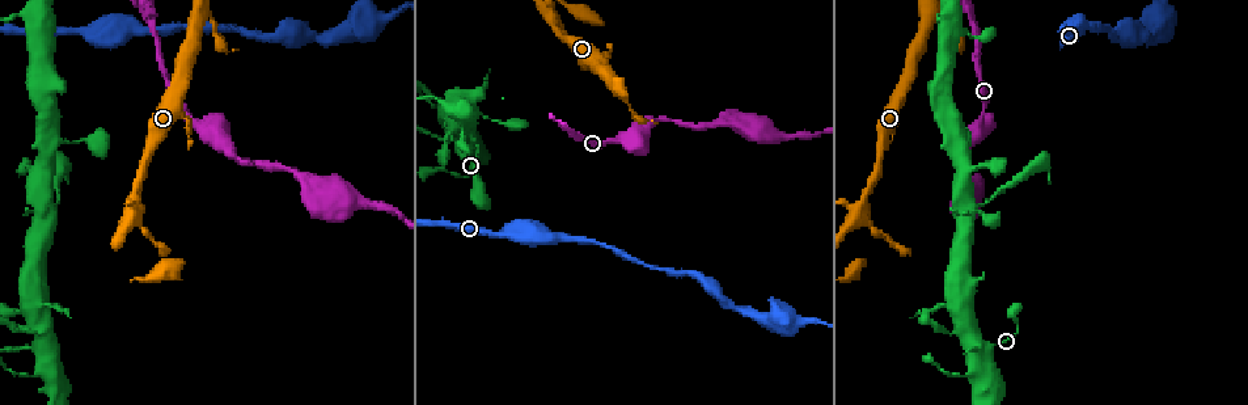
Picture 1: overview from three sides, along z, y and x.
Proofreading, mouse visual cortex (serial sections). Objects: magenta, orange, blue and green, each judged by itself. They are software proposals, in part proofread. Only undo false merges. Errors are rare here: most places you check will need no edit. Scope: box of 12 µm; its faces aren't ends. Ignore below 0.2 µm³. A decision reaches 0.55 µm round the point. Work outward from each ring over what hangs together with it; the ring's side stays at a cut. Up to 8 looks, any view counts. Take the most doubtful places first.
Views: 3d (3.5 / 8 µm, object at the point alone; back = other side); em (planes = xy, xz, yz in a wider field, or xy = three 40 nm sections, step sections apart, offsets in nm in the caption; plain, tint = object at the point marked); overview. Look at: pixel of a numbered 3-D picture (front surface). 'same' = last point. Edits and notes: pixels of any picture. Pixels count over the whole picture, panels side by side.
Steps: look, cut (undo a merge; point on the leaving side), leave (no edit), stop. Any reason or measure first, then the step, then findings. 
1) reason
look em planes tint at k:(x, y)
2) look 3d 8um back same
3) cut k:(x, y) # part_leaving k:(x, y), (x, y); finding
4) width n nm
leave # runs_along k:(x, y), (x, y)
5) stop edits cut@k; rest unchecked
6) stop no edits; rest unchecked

look 3d 8um at 1:(972, 14)

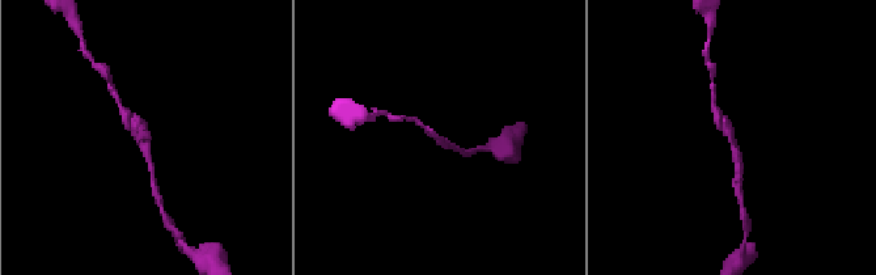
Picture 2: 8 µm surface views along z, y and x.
look em planes tint at 2:(436, 138)

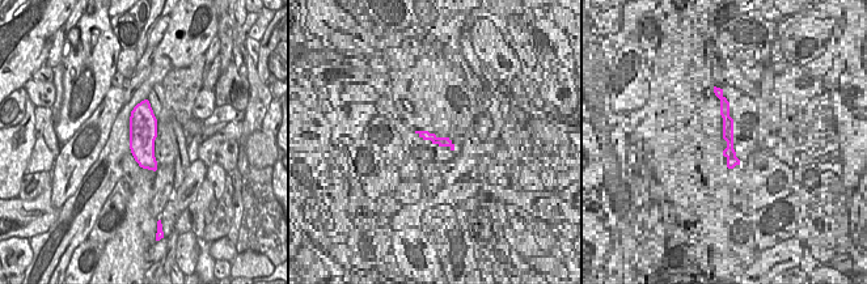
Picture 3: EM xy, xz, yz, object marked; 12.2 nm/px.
leave # runs_along 2:(153, 173), (146, 139), (123, 117); one cell here

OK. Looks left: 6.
sharp bend
look 3d 8um at 1:(859, 205)

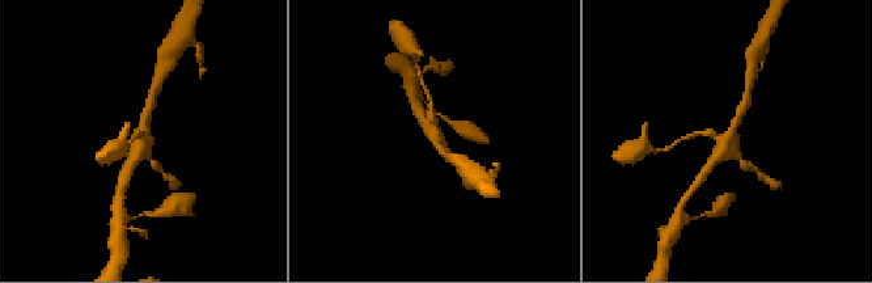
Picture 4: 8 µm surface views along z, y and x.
need the tissue
look em xy step 3 tint at 4:(139, 139)

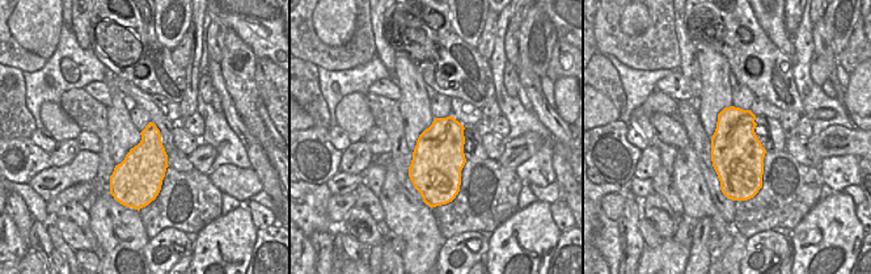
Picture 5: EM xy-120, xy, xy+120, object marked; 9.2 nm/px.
leave # runs_along 4:(744, 105), (727, 146), (708, 168); all the same cell

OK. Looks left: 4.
sudden change in width
look 3d 3.5um at 1:(104, 27)

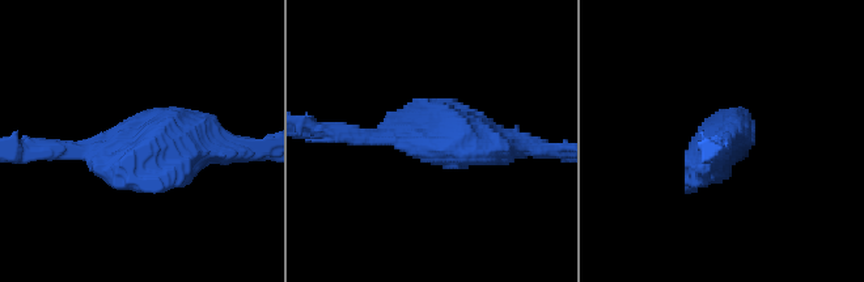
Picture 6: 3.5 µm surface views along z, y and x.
now the EM
look em xy step 5 plain at 6:(431, 139)

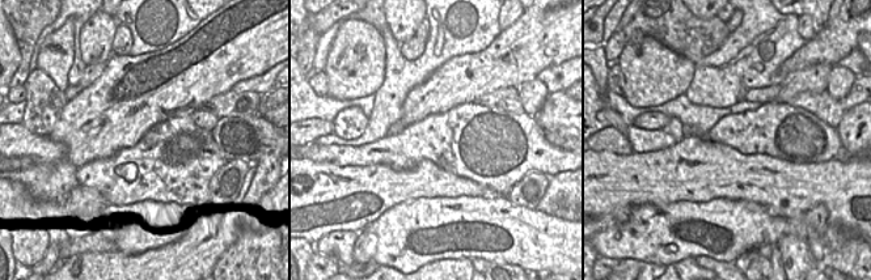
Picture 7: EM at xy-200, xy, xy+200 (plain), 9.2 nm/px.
where the object lies
look em xy step 5 tint same

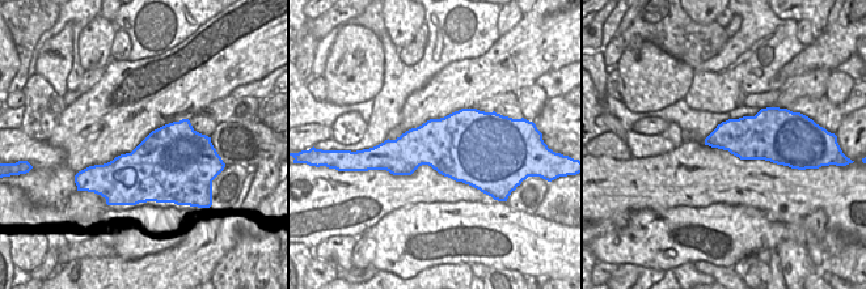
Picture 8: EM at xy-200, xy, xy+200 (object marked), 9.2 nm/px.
leave # all the same cell

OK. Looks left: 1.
stop no edits; rest unchecked

